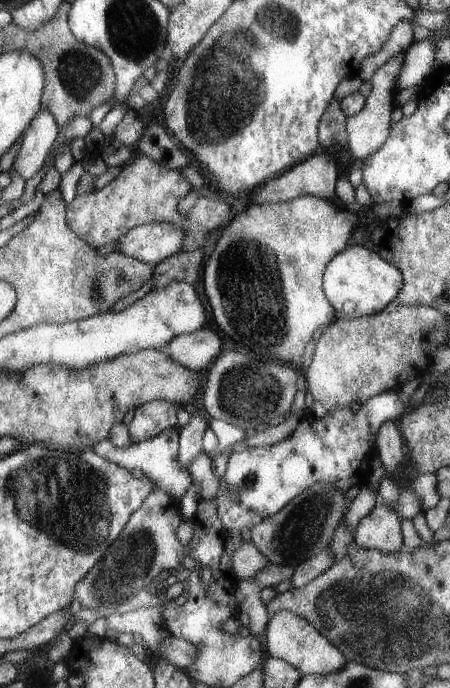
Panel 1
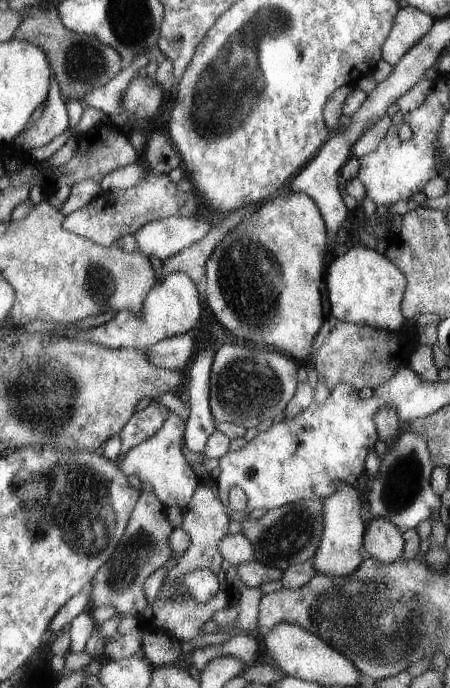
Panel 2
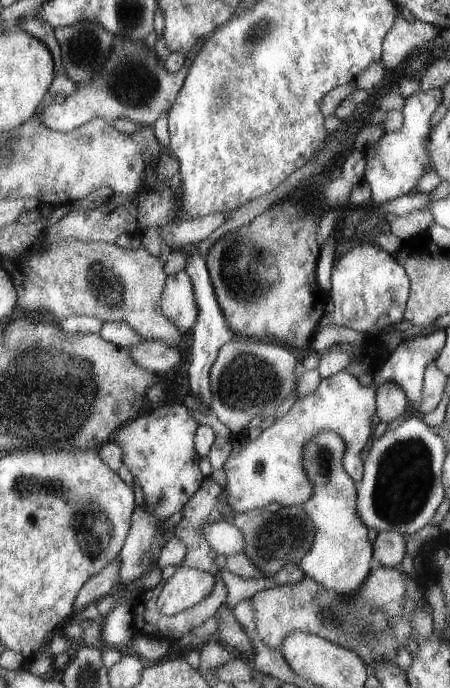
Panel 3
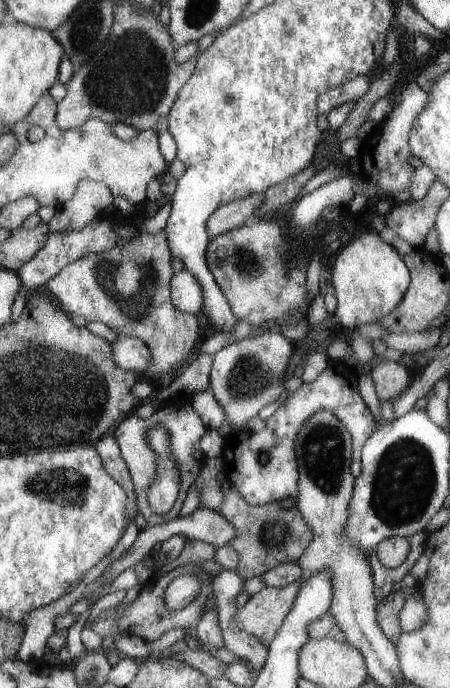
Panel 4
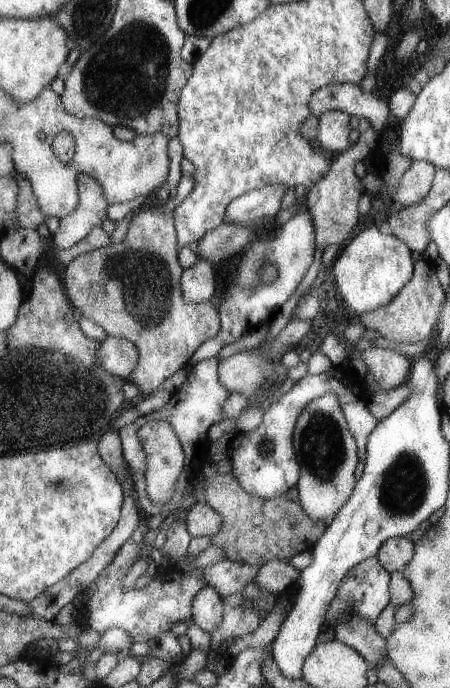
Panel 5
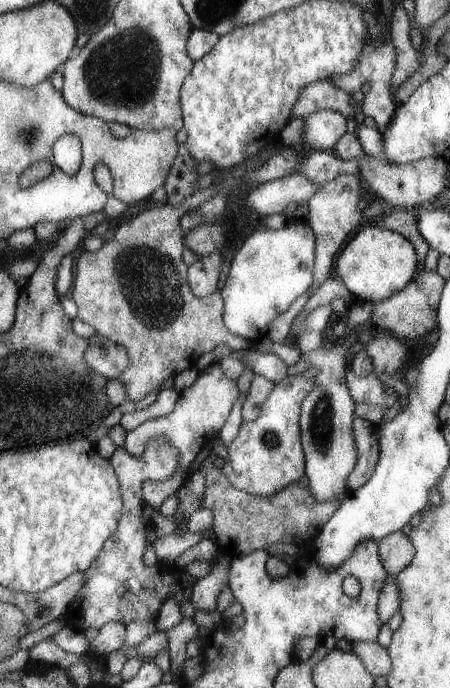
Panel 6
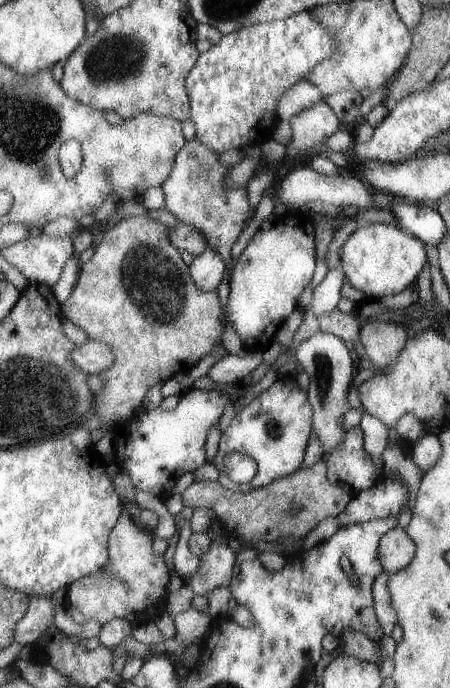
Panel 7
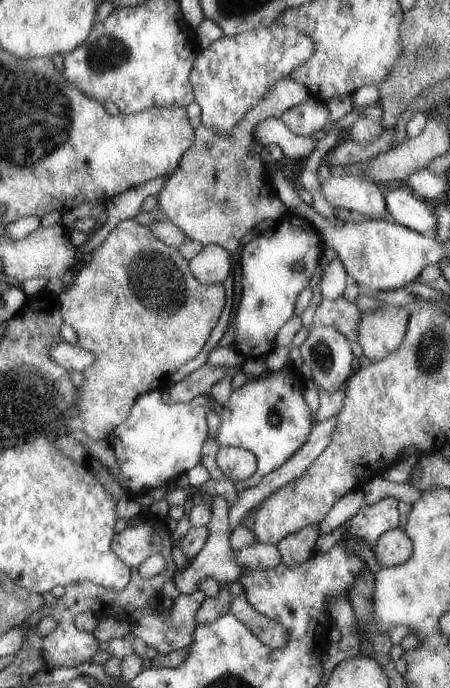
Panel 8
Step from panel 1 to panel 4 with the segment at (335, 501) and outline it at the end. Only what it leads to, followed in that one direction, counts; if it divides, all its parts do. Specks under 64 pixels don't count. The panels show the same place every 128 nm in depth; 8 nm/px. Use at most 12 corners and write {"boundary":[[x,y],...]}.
{"boundary":[[228,480],[238,576],[296,564],[314,532],[296,506],[252,506]]}

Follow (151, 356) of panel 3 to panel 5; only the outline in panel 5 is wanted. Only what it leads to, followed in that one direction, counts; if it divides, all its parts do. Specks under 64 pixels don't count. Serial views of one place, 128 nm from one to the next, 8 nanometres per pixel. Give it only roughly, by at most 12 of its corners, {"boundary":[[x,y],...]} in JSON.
{"boundary":[[107,336],[96,360],[126,380],[138,364],[138,348]]}

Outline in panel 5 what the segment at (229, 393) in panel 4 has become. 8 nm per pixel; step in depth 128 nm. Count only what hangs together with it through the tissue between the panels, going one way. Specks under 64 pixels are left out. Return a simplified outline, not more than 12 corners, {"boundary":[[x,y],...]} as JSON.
{"boundary":[[312,320],[290,321],[270,344],[220,360],[226,390],[247,400],[307,341]]}

